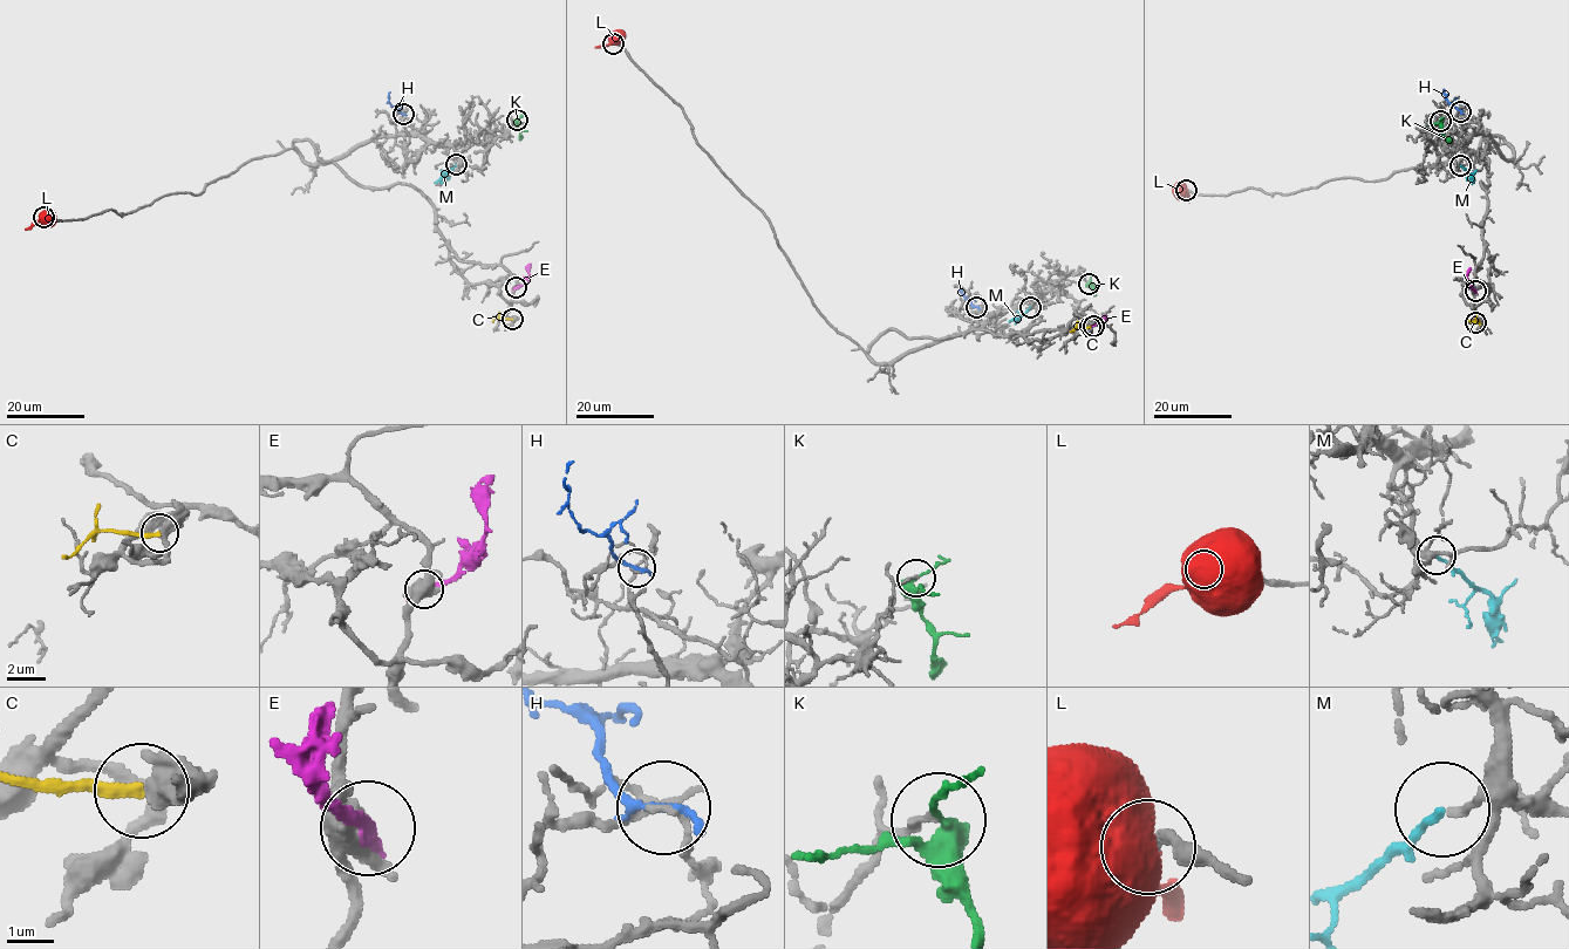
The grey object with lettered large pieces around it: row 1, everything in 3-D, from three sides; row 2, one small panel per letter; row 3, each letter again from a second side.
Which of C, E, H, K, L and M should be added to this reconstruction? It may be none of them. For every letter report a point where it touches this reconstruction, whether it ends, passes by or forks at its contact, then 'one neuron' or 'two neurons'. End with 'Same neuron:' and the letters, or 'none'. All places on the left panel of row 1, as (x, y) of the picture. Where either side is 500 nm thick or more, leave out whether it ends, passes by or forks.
C: (512, 319) | it ends | two neurons
E: (516, 287) | it ends | two neurons
H: (403, 114) | it ends | two neurons
K: (517, 120) | it forks | two neurons
L: (43, 217) | one neuron
M: (456, 164) | it ends | one neuron
Same neuron: L, M

